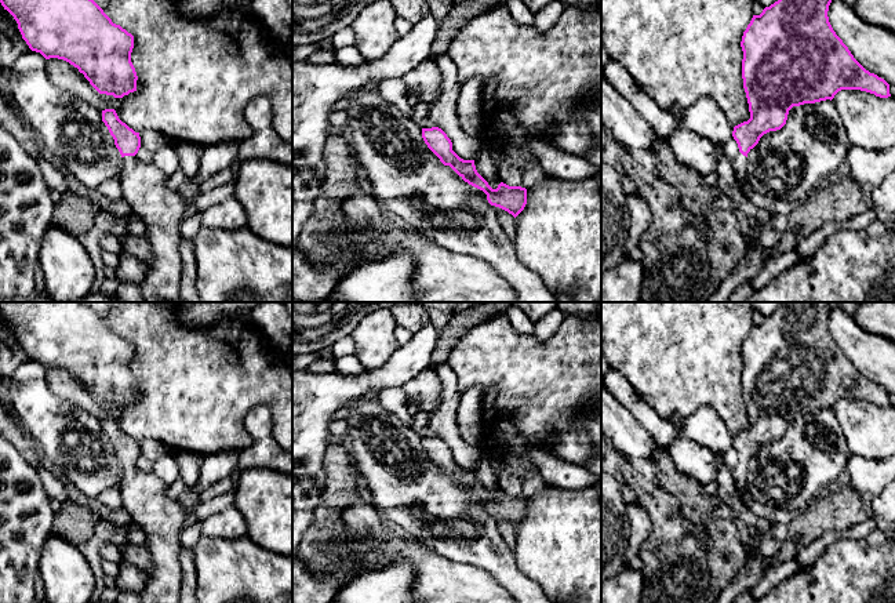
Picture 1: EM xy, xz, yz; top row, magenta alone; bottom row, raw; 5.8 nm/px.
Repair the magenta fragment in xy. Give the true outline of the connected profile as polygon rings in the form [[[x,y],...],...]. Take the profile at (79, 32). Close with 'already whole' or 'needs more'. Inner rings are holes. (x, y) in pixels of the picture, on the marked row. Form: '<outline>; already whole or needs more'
[[[0,0],[18,23],[22,39],[46,59],[58,58],[79,69],[99,92],[123,98],[137,91],[131,62],[134,36],[103,12],[94,0]]]; already whole

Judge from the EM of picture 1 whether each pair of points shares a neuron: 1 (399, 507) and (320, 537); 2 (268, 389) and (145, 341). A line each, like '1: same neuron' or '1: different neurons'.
1: different neurons
2: same neuron

